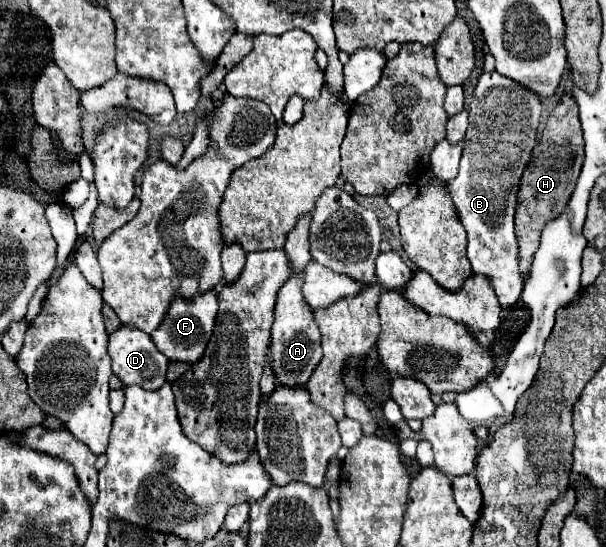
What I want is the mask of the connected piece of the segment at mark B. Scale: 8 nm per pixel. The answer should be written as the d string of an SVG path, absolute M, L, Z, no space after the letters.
M483 72L475 86L475 96L469 106L469 128L465 134L465 146L463 146L463 158L459 166L459 174L447 182L439 180L445 190L449 192L449 198L453 200L453 206L457 208L457 216L467 232L467 258L473 266L475 274L483 274L491 280L499 304L503 308L515 304L523 292L525 274L519 270L519 246L513 230L513 216L517 206L517 192L519 182L523 176L523 170L529 162L531 150L537 144L537 124L541 114L541 100L537 96L523 88L521 84L497 74L497 72Z

